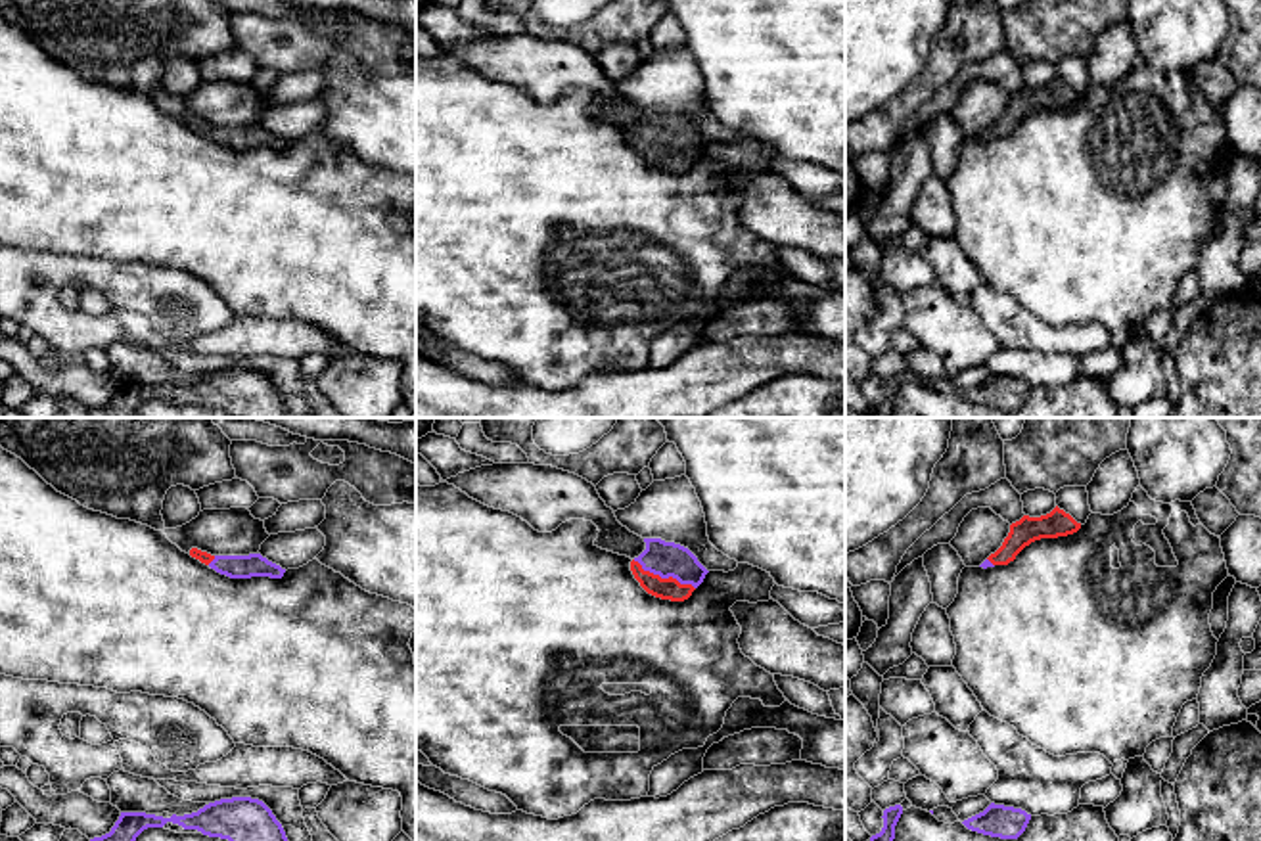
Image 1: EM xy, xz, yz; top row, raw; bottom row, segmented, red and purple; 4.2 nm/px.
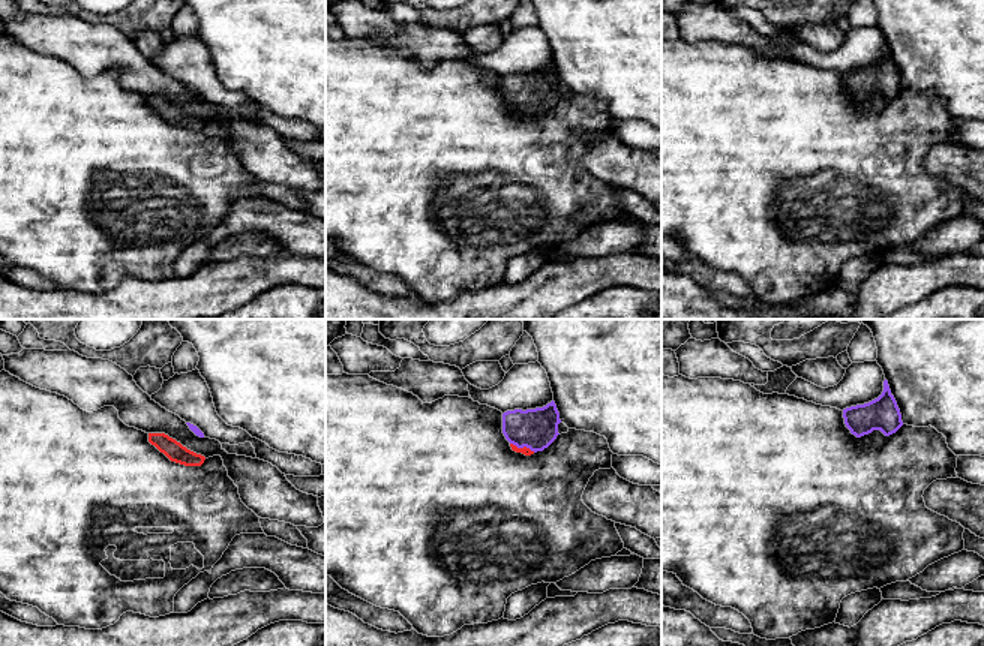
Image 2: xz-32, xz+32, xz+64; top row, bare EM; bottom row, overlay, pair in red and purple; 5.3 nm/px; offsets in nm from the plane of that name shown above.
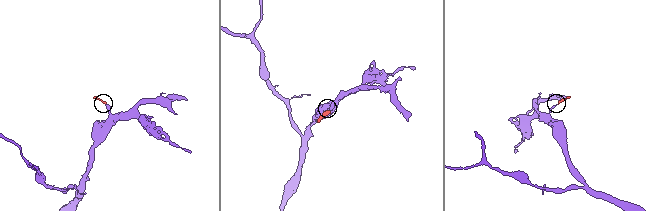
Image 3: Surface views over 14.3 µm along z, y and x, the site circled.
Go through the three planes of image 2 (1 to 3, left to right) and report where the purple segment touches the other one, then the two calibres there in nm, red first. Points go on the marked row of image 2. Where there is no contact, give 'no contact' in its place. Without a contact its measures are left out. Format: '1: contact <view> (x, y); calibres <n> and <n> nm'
1: no contact
2: contact xz+32 (524, 447); calibres 50 and 220 nm
3: no contact

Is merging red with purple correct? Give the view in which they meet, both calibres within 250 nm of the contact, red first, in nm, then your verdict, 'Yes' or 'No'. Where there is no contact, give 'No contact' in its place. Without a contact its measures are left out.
Touches red in xz. Thickness 100 nm (red) against 150 nm. Yes

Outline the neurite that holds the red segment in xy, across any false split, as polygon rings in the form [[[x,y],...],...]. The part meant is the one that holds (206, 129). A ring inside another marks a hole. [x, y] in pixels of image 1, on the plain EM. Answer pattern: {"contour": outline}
{"contour": [[[192,119],[190,126],[199,130],[201,134],[209,136],[217,144],[230,148],[230,149],[251,149],[251,148],[282,149],[286,144],[286,140],[268,132],[261,125],[211,126],[207,123]]]}

